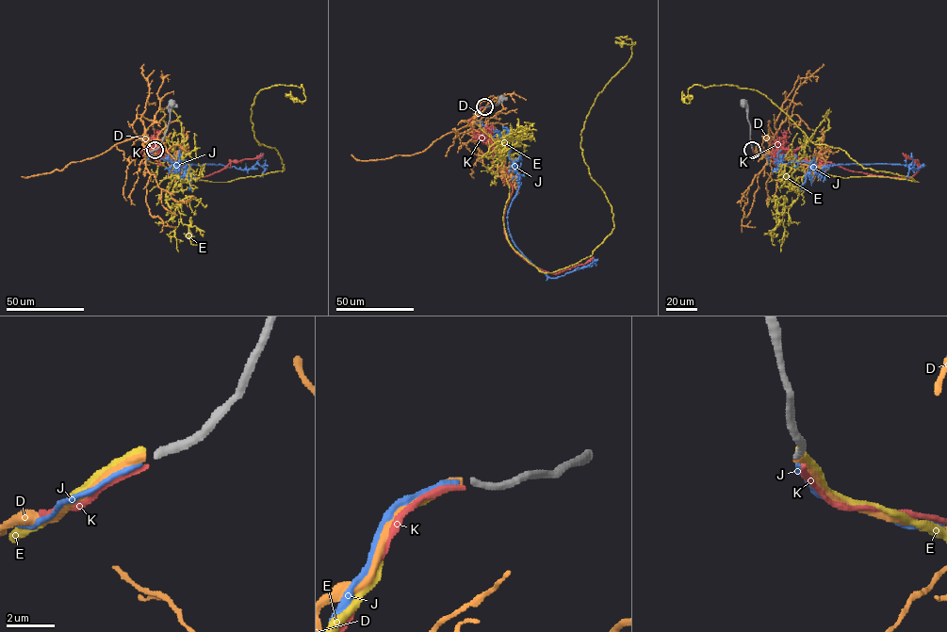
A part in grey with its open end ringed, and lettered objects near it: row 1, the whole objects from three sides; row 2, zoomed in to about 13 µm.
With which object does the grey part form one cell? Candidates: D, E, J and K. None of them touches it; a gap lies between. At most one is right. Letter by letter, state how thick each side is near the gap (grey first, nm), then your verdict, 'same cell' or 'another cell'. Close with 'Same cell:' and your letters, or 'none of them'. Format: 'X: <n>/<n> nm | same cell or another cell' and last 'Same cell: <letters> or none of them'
D: 320/360 nm | same cell
E: 320/320 nm | another cell
J: 320/200 nm | another cell
K: 320/220 nm | another cell
Same cell: D

